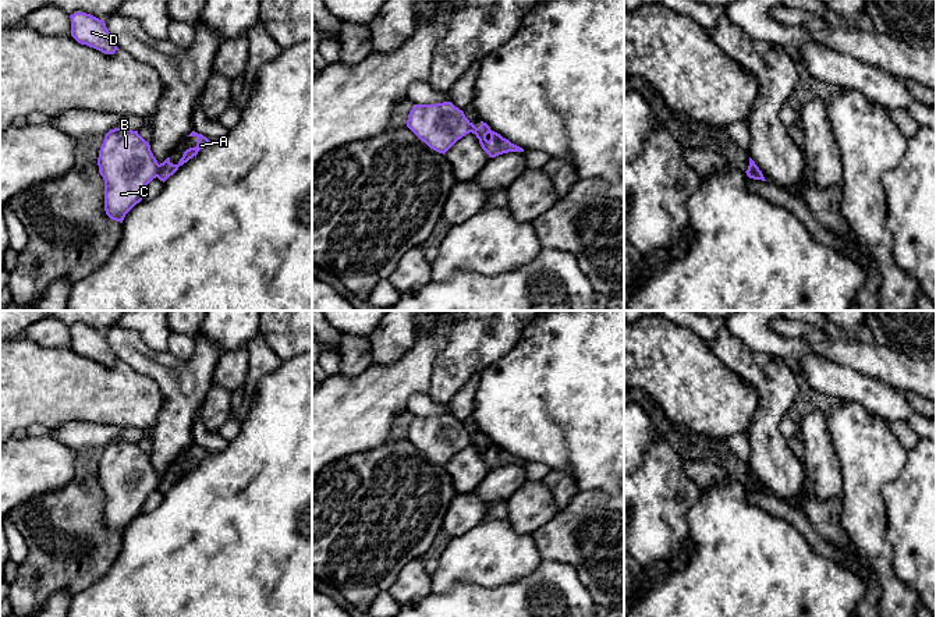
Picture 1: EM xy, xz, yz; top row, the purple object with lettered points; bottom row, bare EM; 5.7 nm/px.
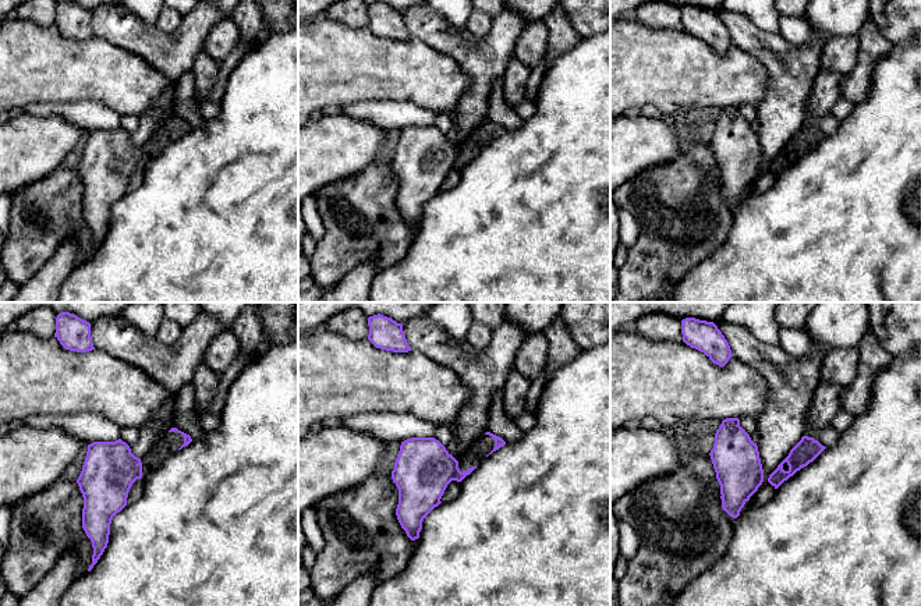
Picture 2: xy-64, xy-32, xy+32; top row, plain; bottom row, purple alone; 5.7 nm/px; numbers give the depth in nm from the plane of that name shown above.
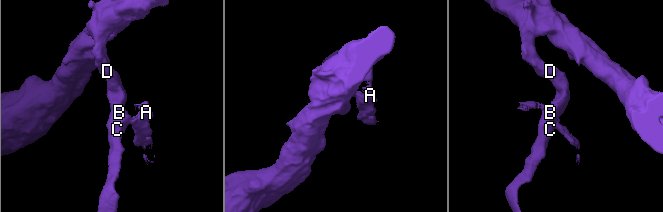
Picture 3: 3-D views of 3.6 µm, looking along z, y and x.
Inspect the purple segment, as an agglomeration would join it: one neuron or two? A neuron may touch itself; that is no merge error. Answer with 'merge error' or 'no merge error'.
merge error

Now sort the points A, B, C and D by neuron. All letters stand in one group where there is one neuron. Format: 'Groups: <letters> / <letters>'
Groups: A / B C D

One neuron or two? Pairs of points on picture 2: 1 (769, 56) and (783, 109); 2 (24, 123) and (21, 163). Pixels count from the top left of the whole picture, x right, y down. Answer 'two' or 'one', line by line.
1: one
2: one

